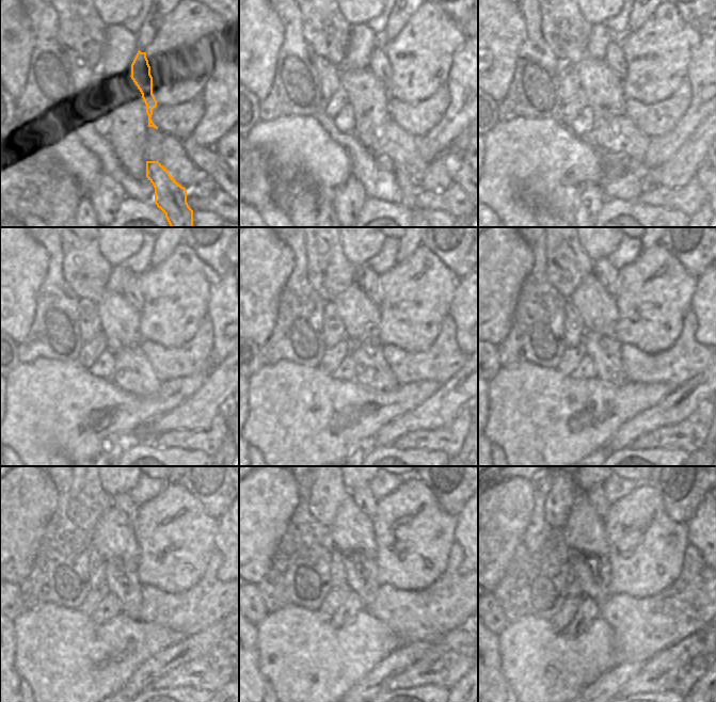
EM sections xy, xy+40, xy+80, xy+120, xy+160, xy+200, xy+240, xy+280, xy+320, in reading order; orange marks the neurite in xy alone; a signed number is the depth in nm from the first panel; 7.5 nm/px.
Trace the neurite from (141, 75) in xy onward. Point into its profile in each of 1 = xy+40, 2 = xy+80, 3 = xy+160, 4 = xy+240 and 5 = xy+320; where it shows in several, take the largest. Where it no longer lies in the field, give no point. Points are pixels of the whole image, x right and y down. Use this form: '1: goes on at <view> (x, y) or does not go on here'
1: goes on at xy+40 (379, 64)
2: goes on at xy+80 (614, 56)
3: goes on at xy+160 (368, 280)
4: goes on at xy+240 (125, 504)
5: goes on at xy+320 (597, 495)

